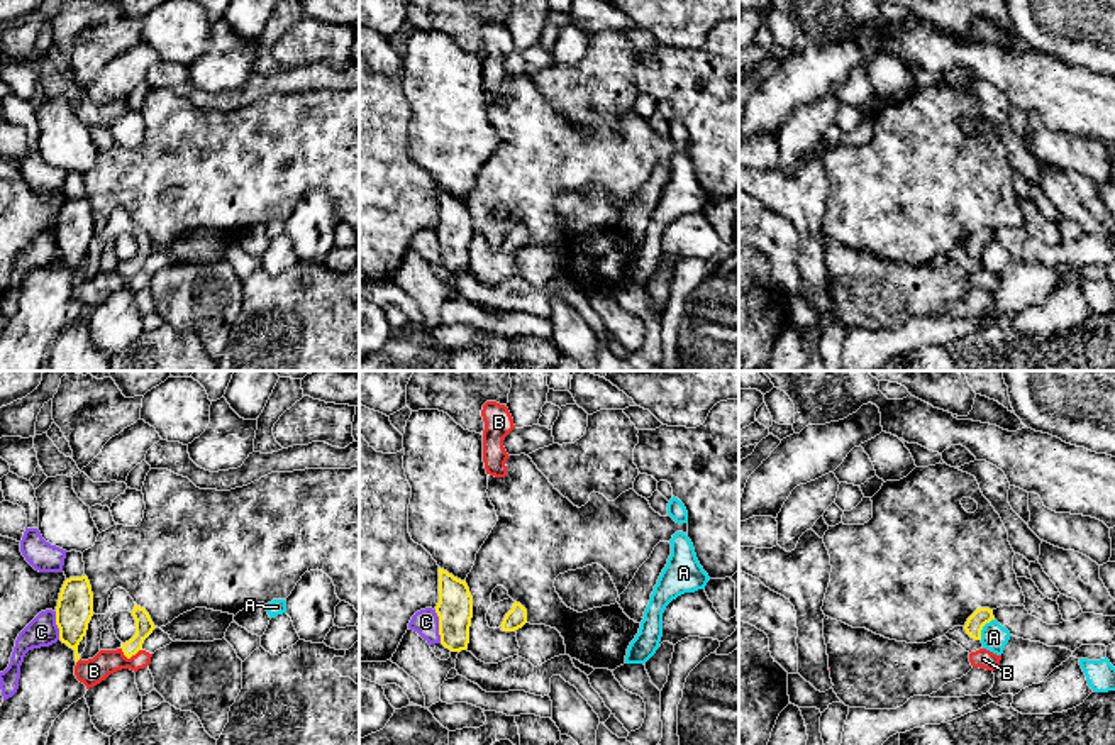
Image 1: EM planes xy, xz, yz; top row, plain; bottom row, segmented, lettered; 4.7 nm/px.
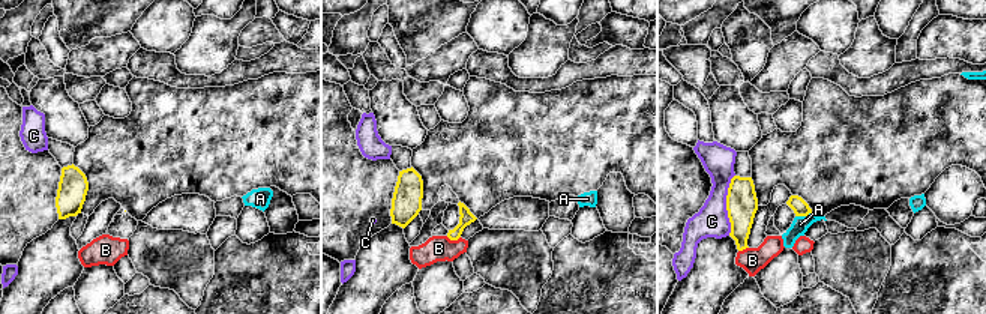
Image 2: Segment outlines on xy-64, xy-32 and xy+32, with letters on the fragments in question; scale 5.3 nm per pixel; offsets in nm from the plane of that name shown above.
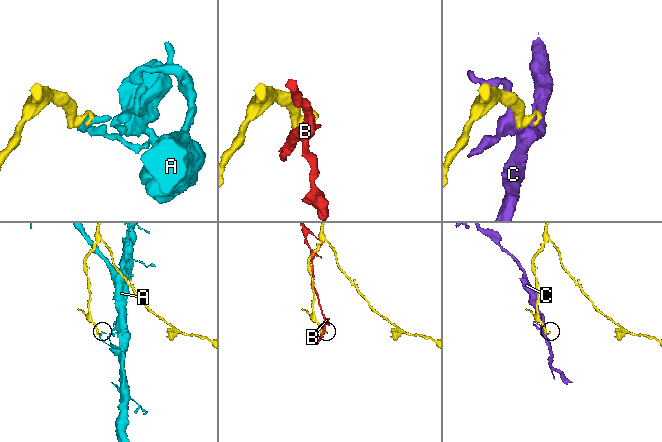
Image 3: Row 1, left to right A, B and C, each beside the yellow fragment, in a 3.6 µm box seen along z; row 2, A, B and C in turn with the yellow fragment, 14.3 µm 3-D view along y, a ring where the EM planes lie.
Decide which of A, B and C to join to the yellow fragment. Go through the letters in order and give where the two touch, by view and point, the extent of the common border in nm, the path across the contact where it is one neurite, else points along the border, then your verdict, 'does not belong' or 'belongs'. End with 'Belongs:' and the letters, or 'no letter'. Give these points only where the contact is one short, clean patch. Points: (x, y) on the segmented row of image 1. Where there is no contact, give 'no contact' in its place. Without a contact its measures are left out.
A: contact yz (981, 629); length 120 nm; border yz (993, 618), (983, 627), (980, 639); does not belong
B: contact xy (131, 656); length 100 nm; border xy (141, 649), (129, 657), (121, 651); does not belong
C: contact xz (439, 627); length 160 nm; border xz (434, 610), (441, 642); does not belong
Belongs: no letter

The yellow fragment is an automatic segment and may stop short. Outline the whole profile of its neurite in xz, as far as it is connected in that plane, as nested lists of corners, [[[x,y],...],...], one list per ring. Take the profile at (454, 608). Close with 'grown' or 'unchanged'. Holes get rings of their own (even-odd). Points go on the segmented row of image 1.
[[[439,567],[439,616],[441,643],[451,652],[461,652],[469,643],[473,618],[473,596],[466,581],[461,581]]]; unchanged

